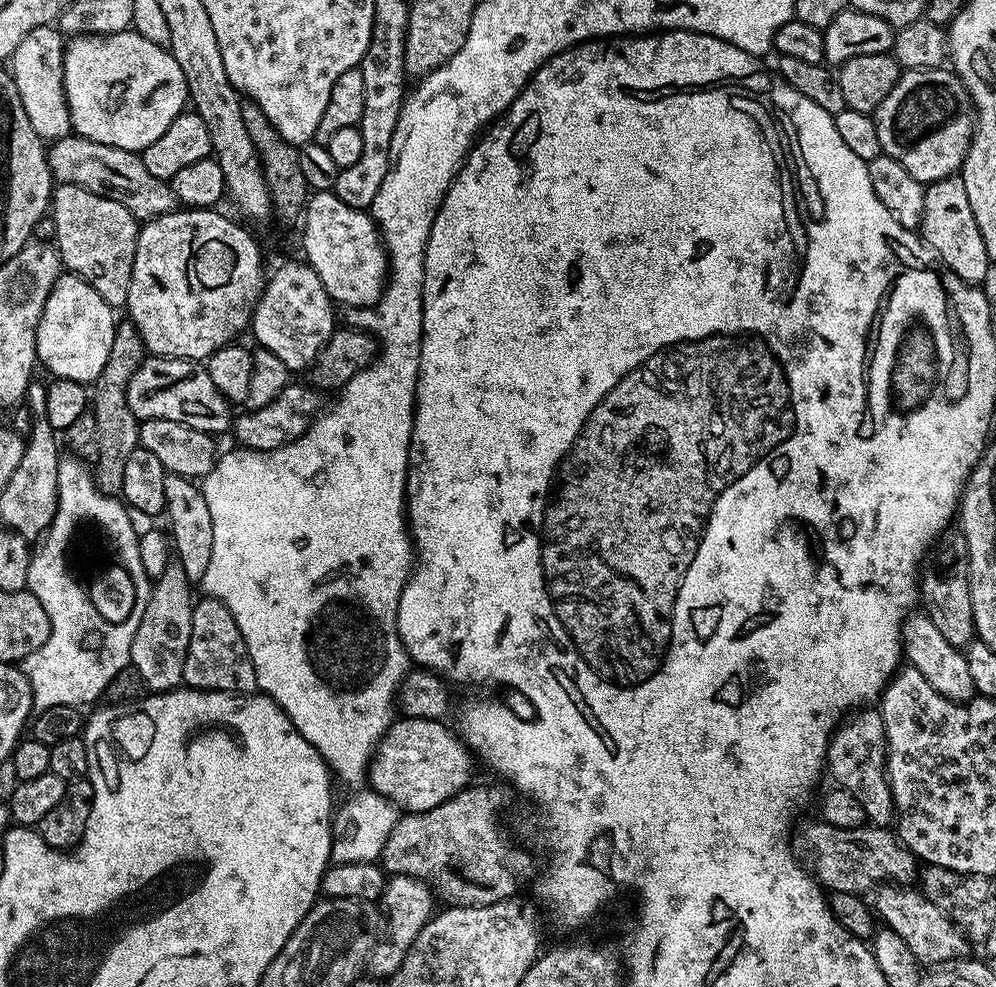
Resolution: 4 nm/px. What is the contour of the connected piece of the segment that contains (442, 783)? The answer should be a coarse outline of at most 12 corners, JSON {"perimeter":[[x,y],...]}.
{"perimeter":[[396,718],[367,783],[401,813],[473,783],[474,757],[444,720]]}

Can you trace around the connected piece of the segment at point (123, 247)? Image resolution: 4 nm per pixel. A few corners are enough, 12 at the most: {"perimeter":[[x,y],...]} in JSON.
{"perimeter":[[53,191],[61,263],[125,307],[140,222],[116,199]]}

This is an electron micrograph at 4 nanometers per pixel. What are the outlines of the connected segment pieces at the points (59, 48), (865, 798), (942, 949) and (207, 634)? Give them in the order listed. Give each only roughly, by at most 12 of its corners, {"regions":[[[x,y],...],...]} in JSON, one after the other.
{"regions":[[[35,27],[10,71],[34,132],[69,135],[63,33]],[[879,711],[845,719],[828,743],[827,771],[867,819],[896,815],[888,738]],[[916,886],[875,889],[874,912],[922,966],[970,941]],[[192,605],[184,684],[255,693],[234,614]]]}

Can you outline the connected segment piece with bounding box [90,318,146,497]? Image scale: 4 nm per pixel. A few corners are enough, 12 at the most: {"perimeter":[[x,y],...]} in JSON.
{"perimeter":[[130,319],[116,326],[94,381],[94,476],[120,496],[141,421],[126,398],[145,358]]}

